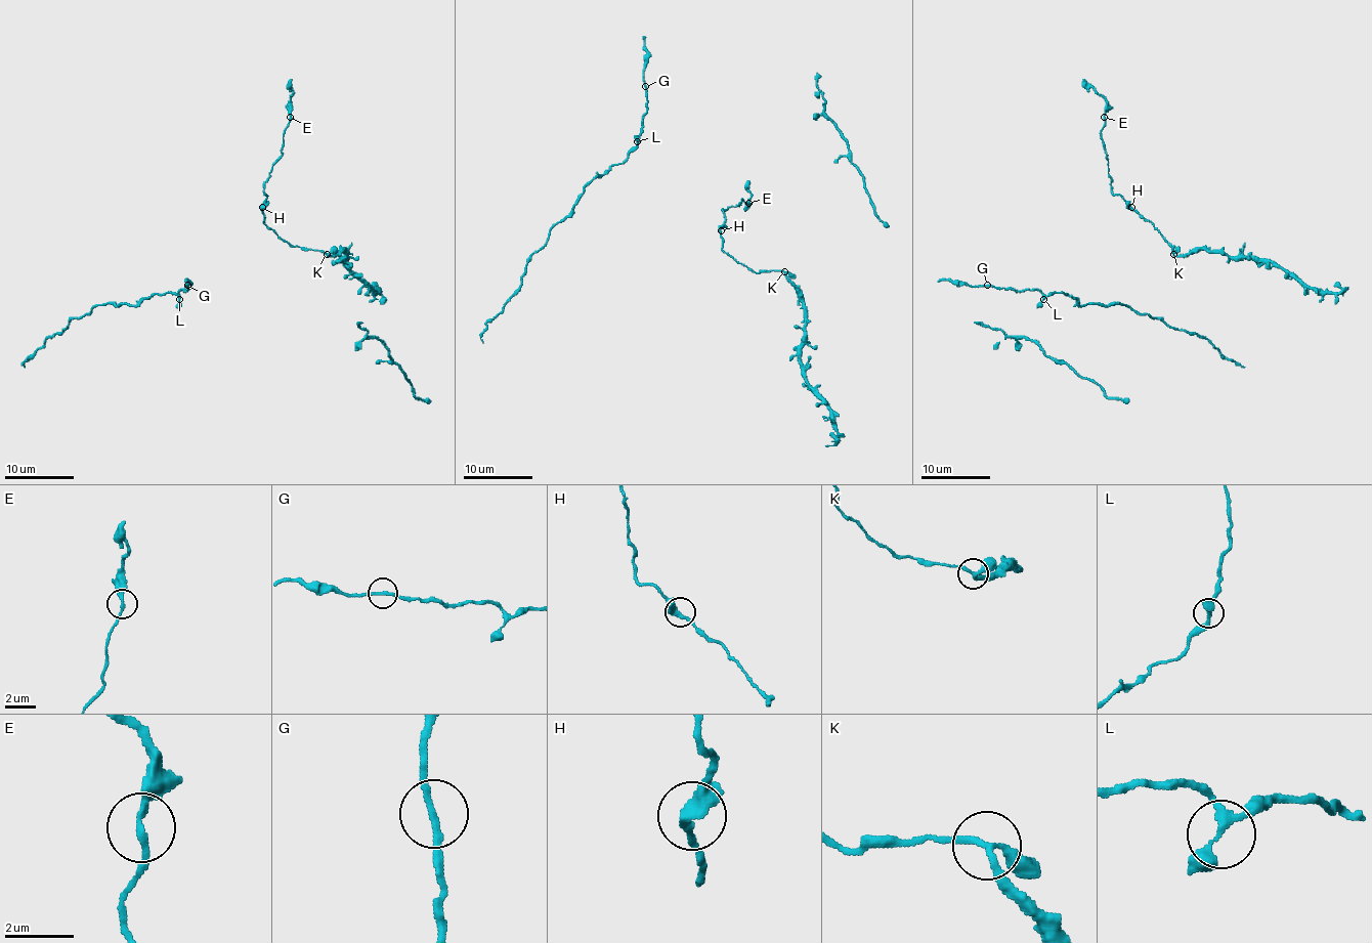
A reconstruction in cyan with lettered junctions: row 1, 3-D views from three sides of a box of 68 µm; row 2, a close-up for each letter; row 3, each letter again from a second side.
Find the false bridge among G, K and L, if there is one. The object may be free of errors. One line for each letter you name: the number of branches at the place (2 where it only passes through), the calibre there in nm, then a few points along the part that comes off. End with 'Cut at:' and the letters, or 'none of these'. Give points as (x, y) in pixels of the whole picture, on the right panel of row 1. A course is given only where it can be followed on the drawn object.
K: 3 branches meet; 200 nm thick; foreign part runs (1173, 254), (1173, 246), (1111, 189), (1101, 136), (1106, 99), (1081, 82)
Cut at: K

